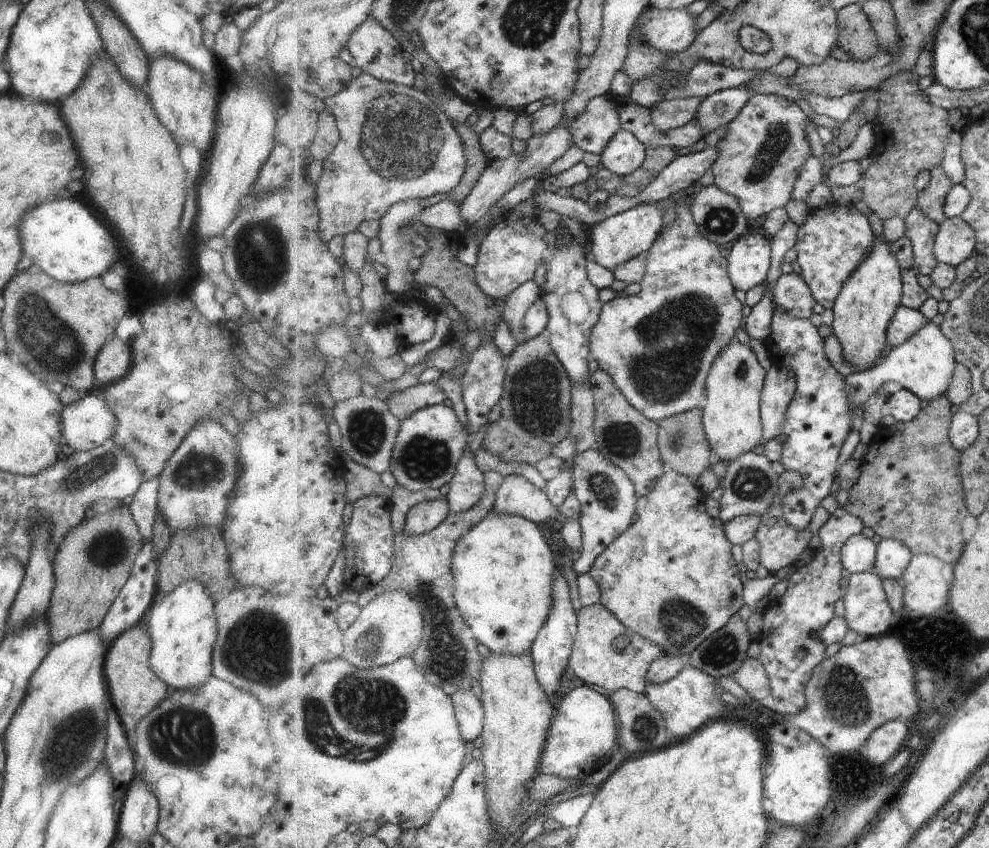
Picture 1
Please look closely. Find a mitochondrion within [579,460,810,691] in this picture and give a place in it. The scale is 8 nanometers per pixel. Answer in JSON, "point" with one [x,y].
{"point":[681,620]}

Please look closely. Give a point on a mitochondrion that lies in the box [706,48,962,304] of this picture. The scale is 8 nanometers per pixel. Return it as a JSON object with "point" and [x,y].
{"point":[778,138]}

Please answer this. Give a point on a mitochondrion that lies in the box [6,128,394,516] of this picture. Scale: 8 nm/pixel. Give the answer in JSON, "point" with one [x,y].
{"point":[58,347]}

